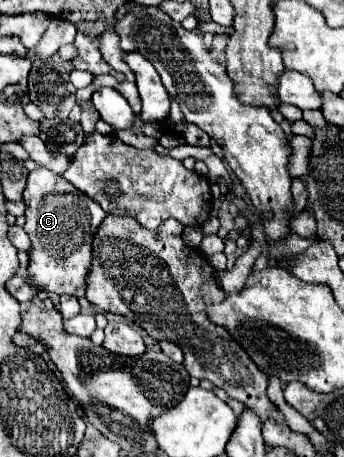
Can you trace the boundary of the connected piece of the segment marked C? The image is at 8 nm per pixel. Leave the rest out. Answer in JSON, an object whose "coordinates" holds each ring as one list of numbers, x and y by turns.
{"coordinates":[[39,167,29,173,27,177,27,187,23,191,23,201,27,205,25,209,25,231,31,239,31,251,29,251,29,267,27,267,27,279,33,287,43,289,47,293,55,295,75,295,83,297,85,287,87,287,87,277,91,273,91,243,93,235,99,229,101,221,105,219,105,211,87,195,83,195,77,187,67,183,59,175,51,175,51,171]]}

